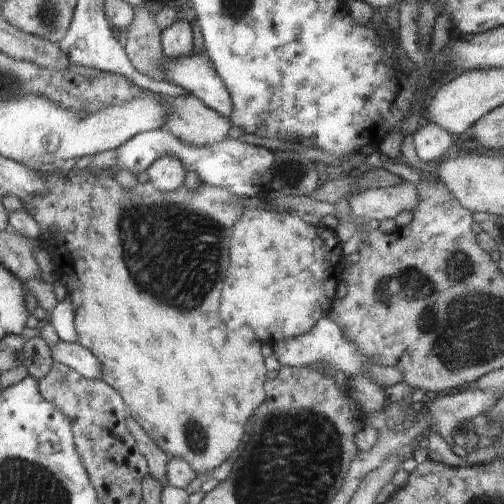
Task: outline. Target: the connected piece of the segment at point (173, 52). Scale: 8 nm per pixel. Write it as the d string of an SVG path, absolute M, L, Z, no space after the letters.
M177 20L161 32L161 48L166 59L184 59L193 54L193 31L188 21Z

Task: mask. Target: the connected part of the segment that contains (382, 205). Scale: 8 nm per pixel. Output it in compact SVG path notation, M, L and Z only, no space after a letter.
M406 181L390 188L376 188L353 195L349 204L352 215L368 221L394 219L404 210L413 210L418 203L417 188Z

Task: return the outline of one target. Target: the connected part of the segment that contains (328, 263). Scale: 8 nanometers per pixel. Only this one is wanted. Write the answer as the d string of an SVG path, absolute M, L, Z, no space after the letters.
M246 209L232 226L229 237L230 264L220 296L220 318L224 320L226 328L236 330L248 326L260 344L274 346L287 339L300 338L319 319L331 314L338 286L344 282L343 244L334 230L322 223L317 226L308 224L301 217L302 213L297 211Z

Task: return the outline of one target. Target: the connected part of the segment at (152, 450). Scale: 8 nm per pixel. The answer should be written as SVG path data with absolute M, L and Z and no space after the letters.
M130 417L127 420L127 428L137 443L139 452L146 460L149 476L163 488L164 484L167 484L166 470L170 460L169 456L161 452L160 448L146 435L146 432L139 428L138 422Z

